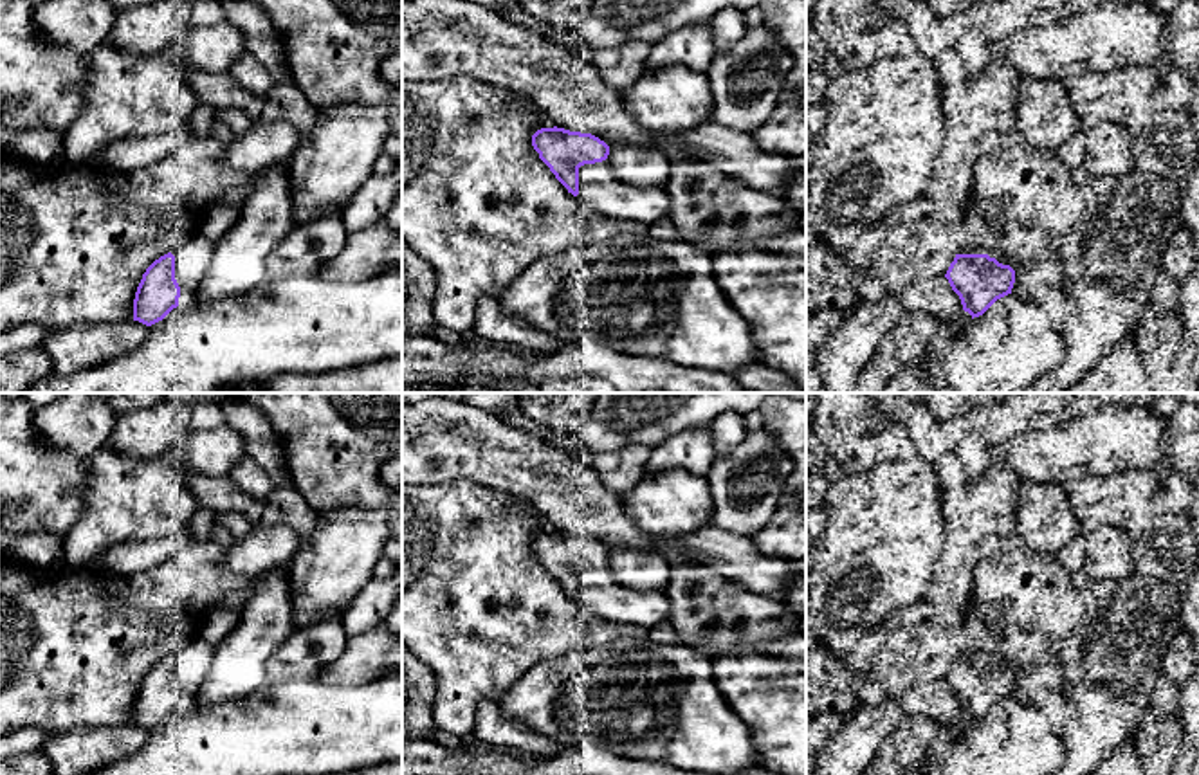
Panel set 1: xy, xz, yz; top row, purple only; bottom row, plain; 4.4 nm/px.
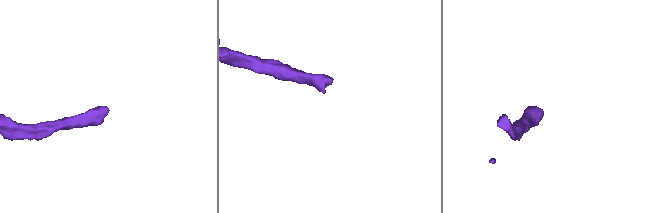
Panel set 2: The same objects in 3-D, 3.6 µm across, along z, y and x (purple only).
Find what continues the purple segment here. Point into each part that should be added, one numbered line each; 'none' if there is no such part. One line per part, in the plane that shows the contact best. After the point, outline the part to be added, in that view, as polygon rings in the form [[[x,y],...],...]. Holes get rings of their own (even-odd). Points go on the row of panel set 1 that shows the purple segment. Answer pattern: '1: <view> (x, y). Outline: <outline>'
1: xz (597, 186). Outline: [[[608,159],[579,168],[577,196],[602,214],[633,218],[647,225],[665,216],[671,202],[667,187],[640,189],[618,182]]]

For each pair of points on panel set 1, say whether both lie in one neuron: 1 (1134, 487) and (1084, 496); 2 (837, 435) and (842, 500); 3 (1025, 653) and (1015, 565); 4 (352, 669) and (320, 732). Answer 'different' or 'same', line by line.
1: same
2: different
3: same
4: different

